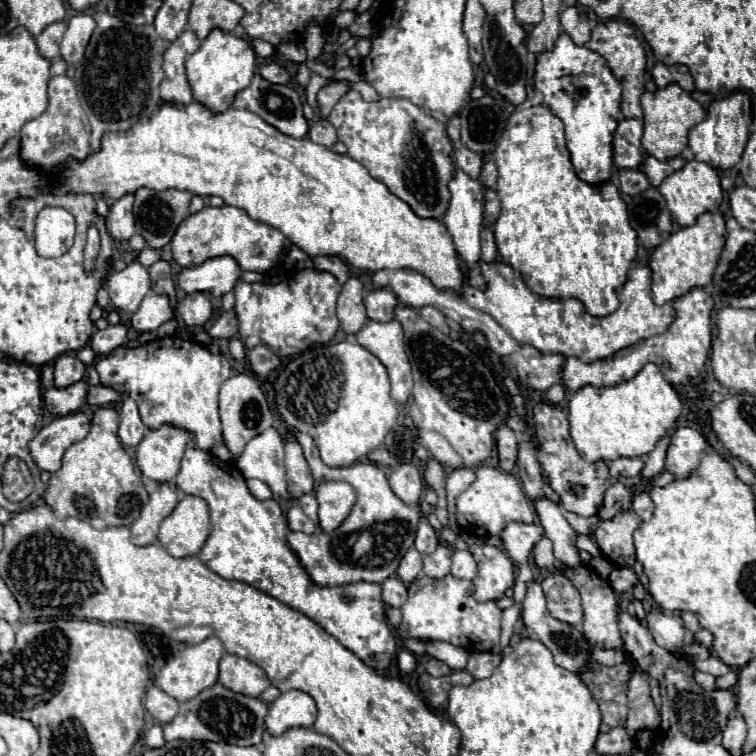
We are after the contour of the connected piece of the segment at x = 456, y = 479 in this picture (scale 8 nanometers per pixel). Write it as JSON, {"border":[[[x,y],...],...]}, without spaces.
{"border":[[[465,467],[453,469],[449,473],[449,477],[447,477],[447,499],[449,499],[451,507],[453,507],[453,499],[457,499],[474,480],[474,471]]]}

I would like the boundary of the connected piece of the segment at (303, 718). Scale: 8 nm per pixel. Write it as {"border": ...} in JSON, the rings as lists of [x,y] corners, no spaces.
{"border":[[[291,689],[287,693],[281,693],[279,699],[269,705],[265,725],[271,735],[281,735],[293,727],[313,727],[315,717],[315,701],[307,693]]]}

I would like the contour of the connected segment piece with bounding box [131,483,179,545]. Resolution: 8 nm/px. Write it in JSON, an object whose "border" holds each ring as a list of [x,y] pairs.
{"border":[[[161,483],[149,497],[147,505],[141,509],[139,519],[131,525],[131,541],[135,545],[151,545],[157,541],[161,521],[179,503],[177,491],[169,483]]]}

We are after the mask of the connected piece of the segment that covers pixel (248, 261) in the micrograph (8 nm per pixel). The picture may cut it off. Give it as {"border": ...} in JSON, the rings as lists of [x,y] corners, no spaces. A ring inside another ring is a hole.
{"border":[[[221,205],[221,207],[203,207],[199,213],[189,215],[175,231],[171,239],[171,249],[173,249],[173,259],[181,267],[195,267],[203,263],[205,259],[211,257],[223,257],[231,255],[243,271],[255,271],[255,273],[267,273],[277,265],[281,259],[285,245],[289,247],[291,243],[287,237],[261,223],[251,219],[243,209],[233,207],[233,205]]]}

